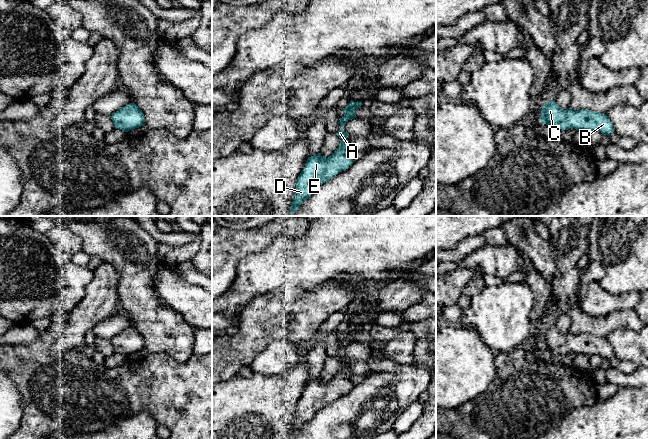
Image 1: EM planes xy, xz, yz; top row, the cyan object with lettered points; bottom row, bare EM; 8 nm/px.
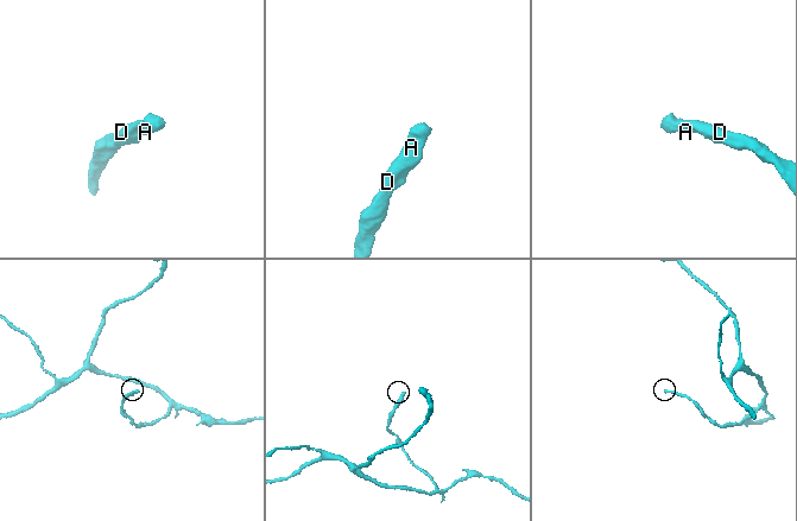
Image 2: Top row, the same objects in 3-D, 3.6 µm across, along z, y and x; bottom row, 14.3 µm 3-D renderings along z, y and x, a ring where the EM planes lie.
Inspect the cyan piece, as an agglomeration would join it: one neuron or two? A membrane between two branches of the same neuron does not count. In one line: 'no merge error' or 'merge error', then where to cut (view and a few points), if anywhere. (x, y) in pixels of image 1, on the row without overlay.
no merge error; cut none

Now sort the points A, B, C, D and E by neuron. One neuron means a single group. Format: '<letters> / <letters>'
A B C D E

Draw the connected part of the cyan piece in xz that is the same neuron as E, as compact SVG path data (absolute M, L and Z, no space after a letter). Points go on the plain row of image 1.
M350 325L342 335L344 340L339 343L341 354L336 356L341 366L334 377L327 382L318 377L307 383L296 405L295 419L289 434L290 439L297 435L320 409L332 403L340 395L345 395L354 386L351 381L352 371L347 363L348 357L343 354L343 351L349 344L357 342L355 335L361 331L361 327L362 325Z

